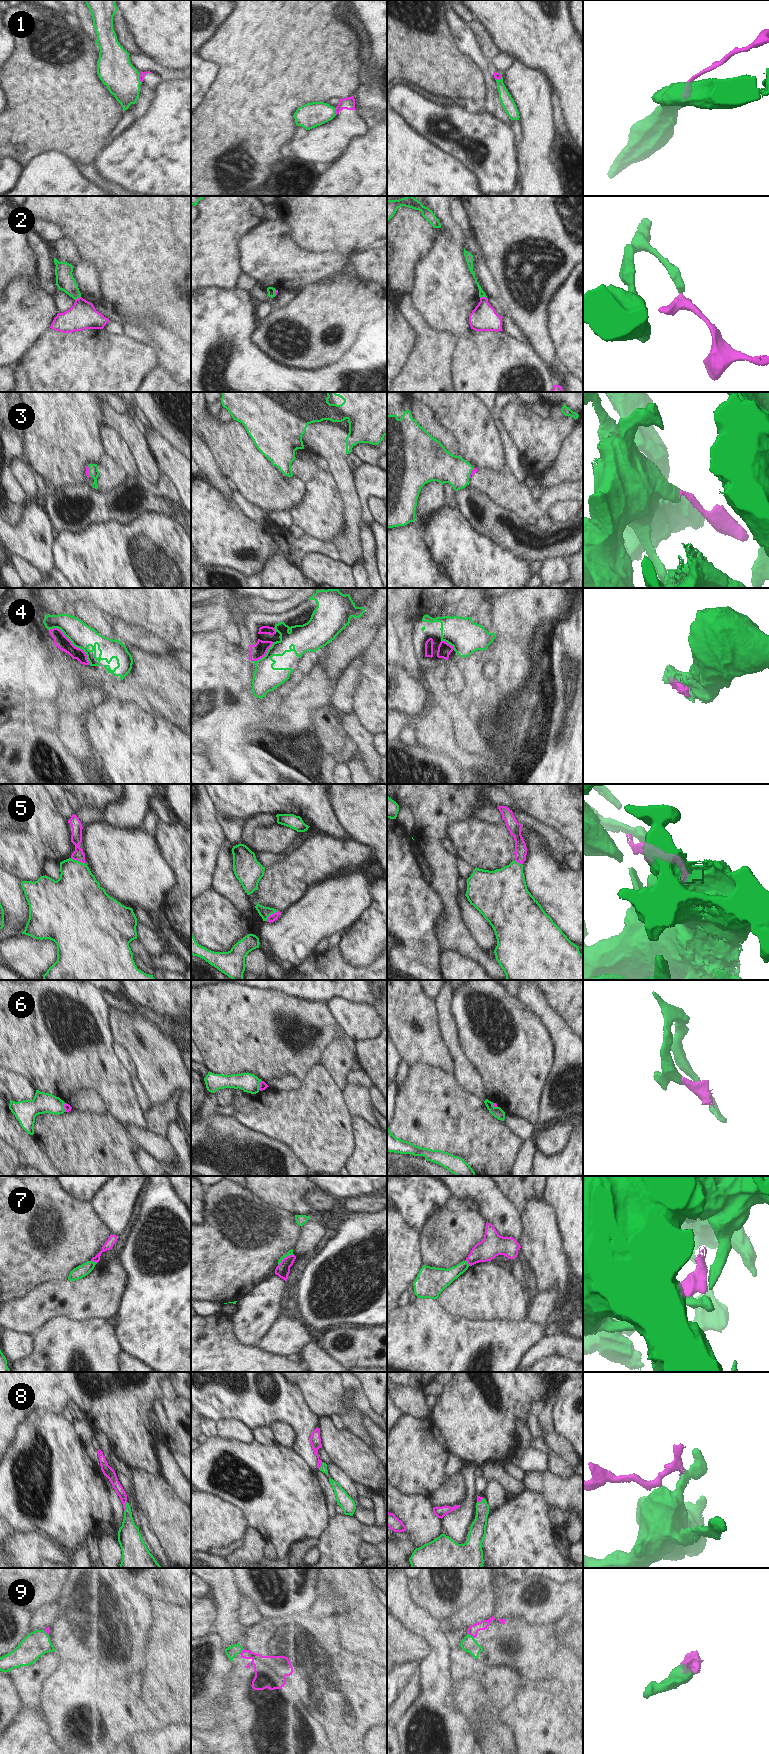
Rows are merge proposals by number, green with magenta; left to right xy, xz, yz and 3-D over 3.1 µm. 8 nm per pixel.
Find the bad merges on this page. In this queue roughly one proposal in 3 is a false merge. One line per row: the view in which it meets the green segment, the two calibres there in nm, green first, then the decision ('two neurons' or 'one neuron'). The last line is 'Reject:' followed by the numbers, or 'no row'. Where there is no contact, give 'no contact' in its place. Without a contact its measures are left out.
1: xy | 280/50 nm | two neurons
2: yz | 50/200 nm | two neurons
3: xy | 80/30 nm | one neuron
4: xy | 200/110 nm | one neuron
5: xy | 360/100 nm | two neurons
6: xz | 150/60 nm | two neurons
7: xz | 50/110 nm | two neurons
8: xy | 180/70 nm | one neuron
9: yz | 120/80 nm | one neuron
Reject: 1, 2, 5, 6, 7

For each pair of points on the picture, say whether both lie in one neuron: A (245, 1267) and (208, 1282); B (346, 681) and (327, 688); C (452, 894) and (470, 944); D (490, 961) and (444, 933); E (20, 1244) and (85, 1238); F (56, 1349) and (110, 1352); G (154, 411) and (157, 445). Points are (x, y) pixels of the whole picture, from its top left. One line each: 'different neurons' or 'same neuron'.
A: same neuron
B: different neurons
C: same neuron
D: same neuron
E: same neuron
F: same neuron
G: different neurons

